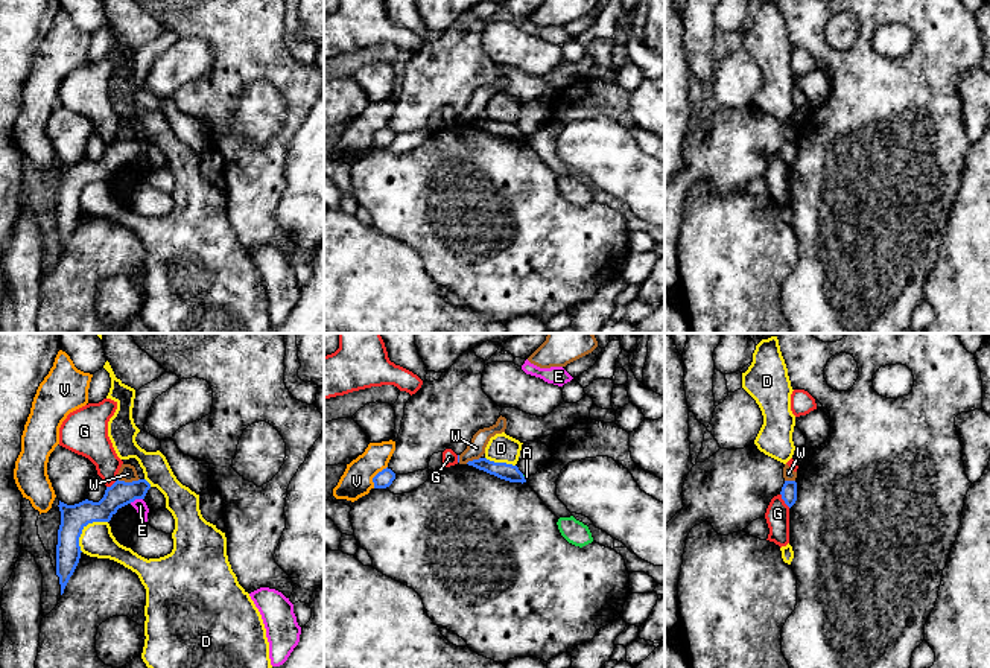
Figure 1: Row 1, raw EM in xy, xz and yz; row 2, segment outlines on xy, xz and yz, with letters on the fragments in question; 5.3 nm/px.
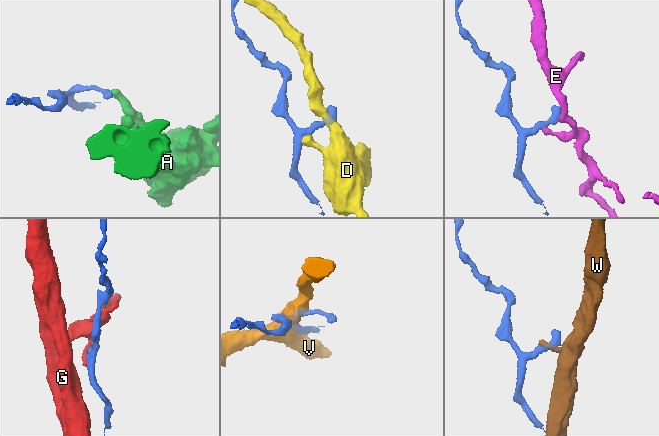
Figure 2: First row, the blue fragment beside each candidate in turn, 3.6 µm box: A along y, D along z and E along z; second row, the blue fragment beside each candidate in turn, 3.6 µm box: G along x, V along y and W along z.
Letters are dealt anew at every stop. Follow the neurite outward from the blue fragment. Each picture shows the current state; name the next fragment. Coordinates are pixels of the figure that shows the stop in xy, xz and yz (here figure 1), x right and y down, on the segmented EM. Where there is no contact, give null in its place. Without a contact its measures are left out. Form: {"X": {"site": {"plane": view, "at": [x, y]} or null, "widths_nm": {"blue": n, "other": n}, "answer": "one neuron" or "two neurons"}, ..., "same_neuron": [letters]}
{"A": {"site": {"plane": "xz", "at": [523, 478]}, "widths_nm": {"blue": 90, "other": 20}, "answer": "two neurons"}, "D": {"site": {"plane": "xy", "at": [82, 528]}, "widths_nm": {"blue": 140, "other": 180}, "answer": "two neurons"}, "E": {"site": {"plane": "xy", "at": [136, 498]}, "widths_nm": {"blue": 140, "other": 70}, "answer": "two neurons"}, "G": {"site": {"plane": "yz", "at": [783, 499]}, "widths_nm": {"blue": 80, "other": 130}, "answer": "two neurons"}, "V": {"site": {"plane": "xz", "at": [374, 477]}, "widths_nm": {"blue": 90, "other": 160}, "answer": "two neurons"}, "W": {"site": {"plane": "xy", "at": [128, 483]}, "widths_nm": {"blue": 140, "other": 90}, "answer": "two neurons"}, "same_neuron": []}

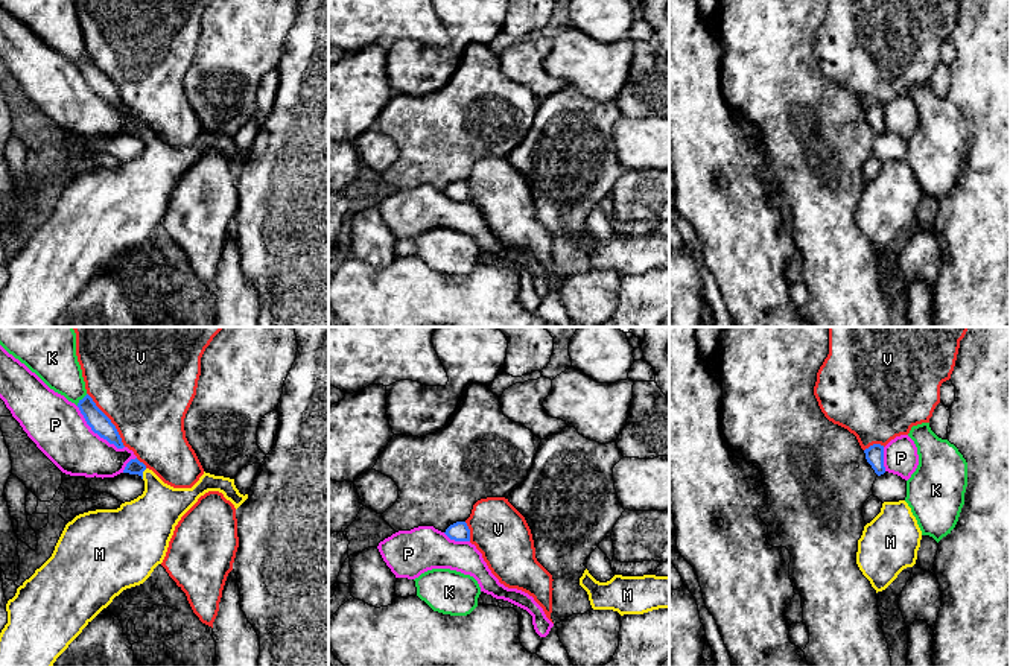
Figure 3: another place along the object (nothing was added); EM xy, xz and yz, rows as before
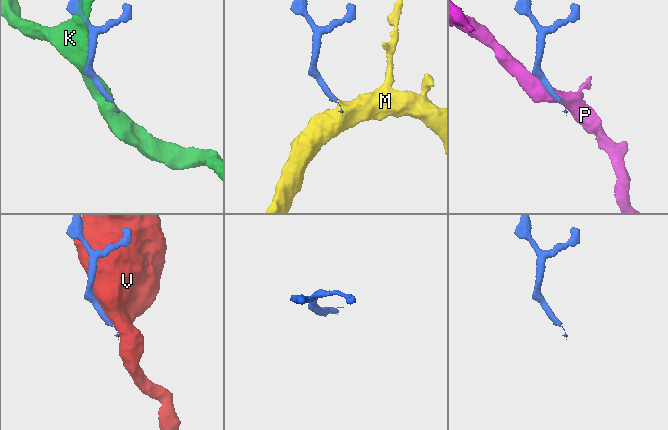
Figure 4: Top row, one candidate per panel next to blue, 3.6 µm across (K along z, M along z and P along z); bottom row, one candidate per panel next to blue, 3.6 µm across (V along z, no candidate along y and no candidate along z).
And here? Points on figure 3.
{"K": {"site": {"plane": "xy", "at": [81, 400]}, "widths_nm": {"blue": 110, "other": 240}, "answer": "two neurons"}, "M": {"site": {"plane": "xy", "at": [142, 473]}, "widths_nm": {"blue": 80, "other": 260}, "answer": "one neuron"}, "P": {"site": {"plane": "xy", "at": [96, 432]}, "widths_nm": {"blue": 110, "other": 300}, "answer": "two neurons"}, "V": {"site": {"plane": "xy", "at": [110, 420]}, "widths_nm": {"blue": 110, "other": 500}, "answer": "two neurons"}, "same_neuron": ["M"]}

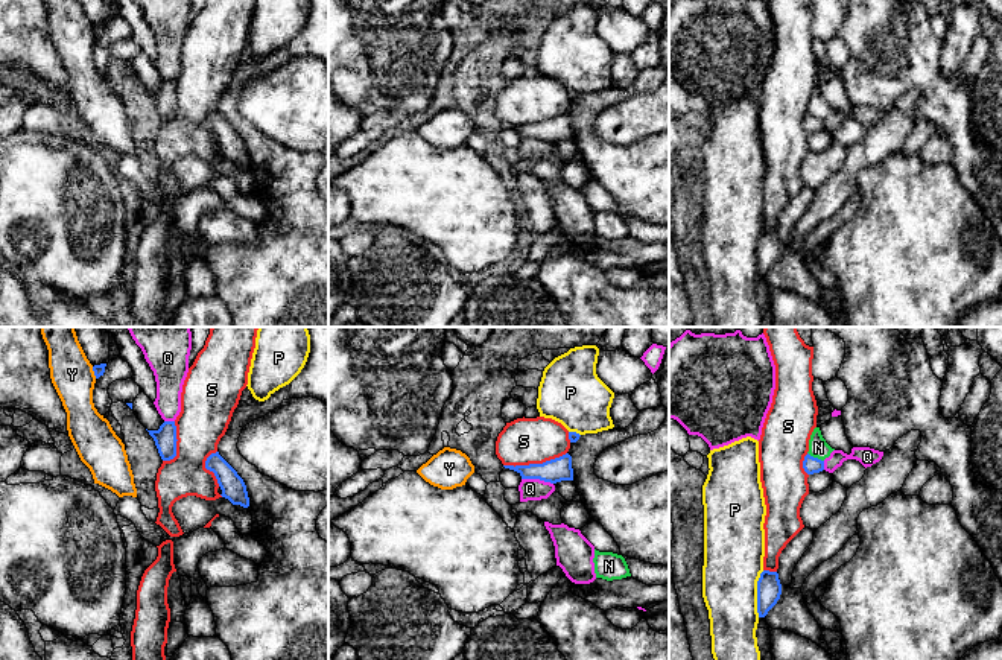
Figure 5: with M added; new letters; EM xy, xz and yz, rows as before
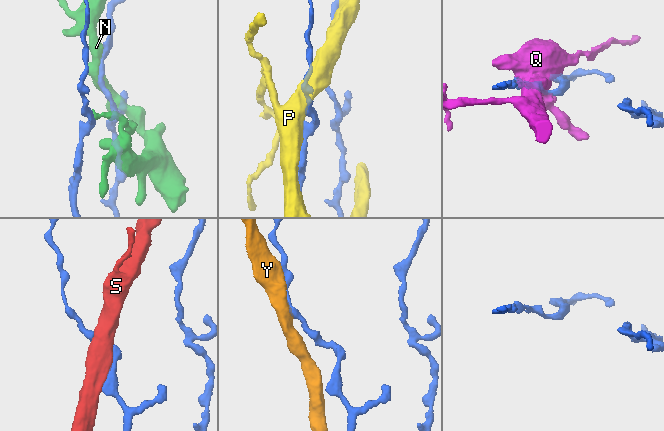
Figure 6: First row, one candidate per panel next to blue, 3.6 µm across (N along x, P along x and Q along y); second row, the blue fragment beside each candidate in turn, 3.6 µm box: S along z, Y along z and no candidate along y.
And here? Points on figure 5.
{"N": {"site": {"plane": "yz", "at": [815, 458]}, "widths_nm": {"blue": 90, "other": 100}, "answer": "two neurons"}, "P": {"site": {"plane": "yz", "at": [757, 593]}, "widths_nm": {"blue": 130, "other": 320}, "answer": "two neurons"}, "Q": {"site": {"plane": "xz", "at": [537, 478]}, "widths_nm": {"blue": 130, "other": 110}, "answer": "two neurons"}, "S": {"site": {"plane": "xz", "at": [534, 464]}, "widths_nm": {"blue": 130, "other": 240}, "answer": "two neurons"}, "Y": {"site": {"plane": "xy", "at": [95, 373]}, "widths_nm": {"blue": 60, "other": 220}, "answer": "two neurons"}, "same_neuron": []}

